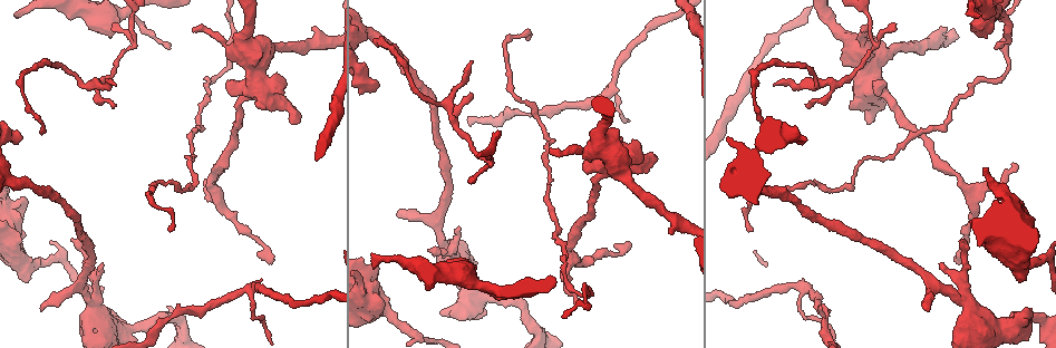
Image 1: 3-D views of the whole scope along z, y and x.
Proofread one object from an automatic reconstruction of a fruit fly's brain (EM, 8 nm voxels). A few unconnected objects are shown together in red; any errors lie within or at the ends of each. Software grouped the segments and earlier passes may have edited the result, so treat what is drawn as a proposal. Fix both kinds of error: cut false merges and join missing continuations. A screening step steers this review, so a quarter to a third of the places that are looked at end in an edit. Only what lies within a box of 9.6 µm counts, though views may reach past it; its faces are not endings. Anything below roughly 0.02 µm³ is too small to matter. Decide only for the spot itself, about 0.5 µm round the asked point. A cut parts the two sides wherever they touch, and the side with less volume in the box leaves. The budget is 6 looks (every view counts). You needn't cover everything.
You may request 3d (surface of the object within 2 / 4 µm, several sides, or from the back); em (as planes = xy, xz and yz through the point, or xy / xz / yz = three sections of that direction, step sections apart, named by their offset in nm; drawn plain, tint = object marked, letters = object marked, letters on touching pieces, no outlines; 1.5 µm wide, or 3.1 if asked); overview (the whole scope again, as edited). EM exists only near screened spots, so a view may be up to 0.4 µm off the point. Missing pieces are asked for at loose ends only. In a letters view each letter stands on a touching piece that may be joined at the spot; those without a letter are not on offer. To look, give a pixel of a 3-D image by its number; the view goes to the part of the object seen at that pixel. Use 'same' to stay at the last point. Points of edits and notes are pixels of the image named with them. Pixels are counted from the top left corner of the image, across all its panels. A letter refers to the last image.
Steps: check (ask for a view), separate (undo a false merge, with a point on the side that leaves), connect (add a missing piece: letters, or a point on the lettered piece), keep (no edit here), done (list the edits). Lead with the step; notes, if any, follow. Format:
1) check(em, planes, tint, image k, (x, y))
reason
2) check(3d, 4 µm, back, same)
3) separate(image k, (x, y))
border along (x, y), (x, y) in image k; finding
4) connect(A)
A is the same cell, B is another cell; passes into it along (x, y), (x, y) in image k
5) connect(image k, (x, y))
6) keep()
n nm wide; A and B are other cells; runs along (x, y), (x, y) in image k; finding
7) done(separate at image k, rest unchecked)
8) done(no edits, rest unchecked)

check(em, yz, step 4, tint, image 1, (428, 249))
free end

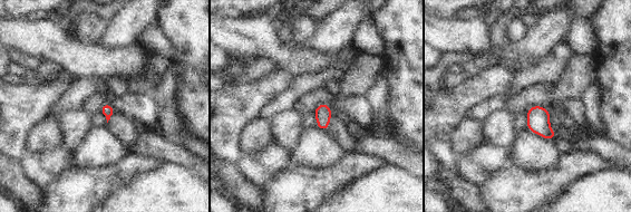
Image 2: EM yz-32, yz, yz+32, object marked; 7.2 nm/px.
check(em, planes, letters, same)
another direction

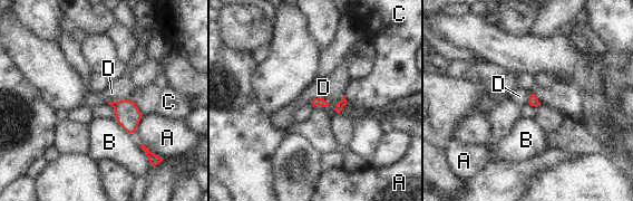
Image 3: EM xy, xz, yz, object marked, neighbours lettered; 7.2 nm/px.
keep()
A, B, C and D are other cells; border along (310, 102), (327, 98), (331, 105) in image 3; none of them fits

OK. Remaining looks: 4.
check(3d, 4 µm, image 1, (1014, 163))
tapers out

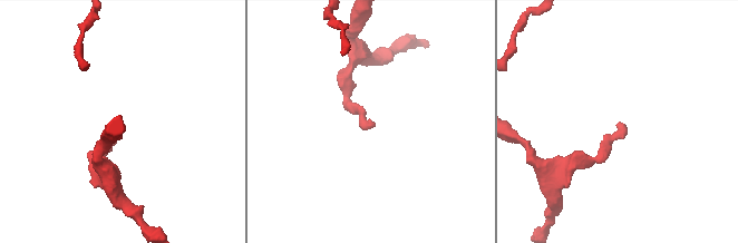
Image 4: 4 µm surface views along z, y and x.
check(em, planes, letters, image 4, (370, 122))

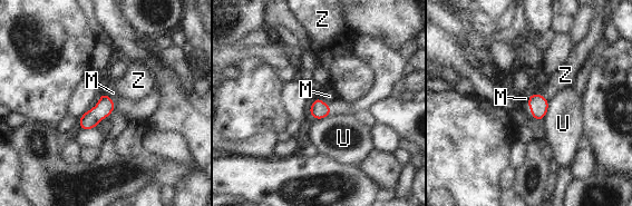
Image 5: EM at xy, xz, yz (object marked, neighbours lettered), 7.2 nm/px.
keep()
130 nm wide; M, U and Z are other cells; border along (318, 97), (329, 105) in image 5; no lettered piece goes on from it

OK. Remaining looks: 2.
done(no edits, rest unchecked)

